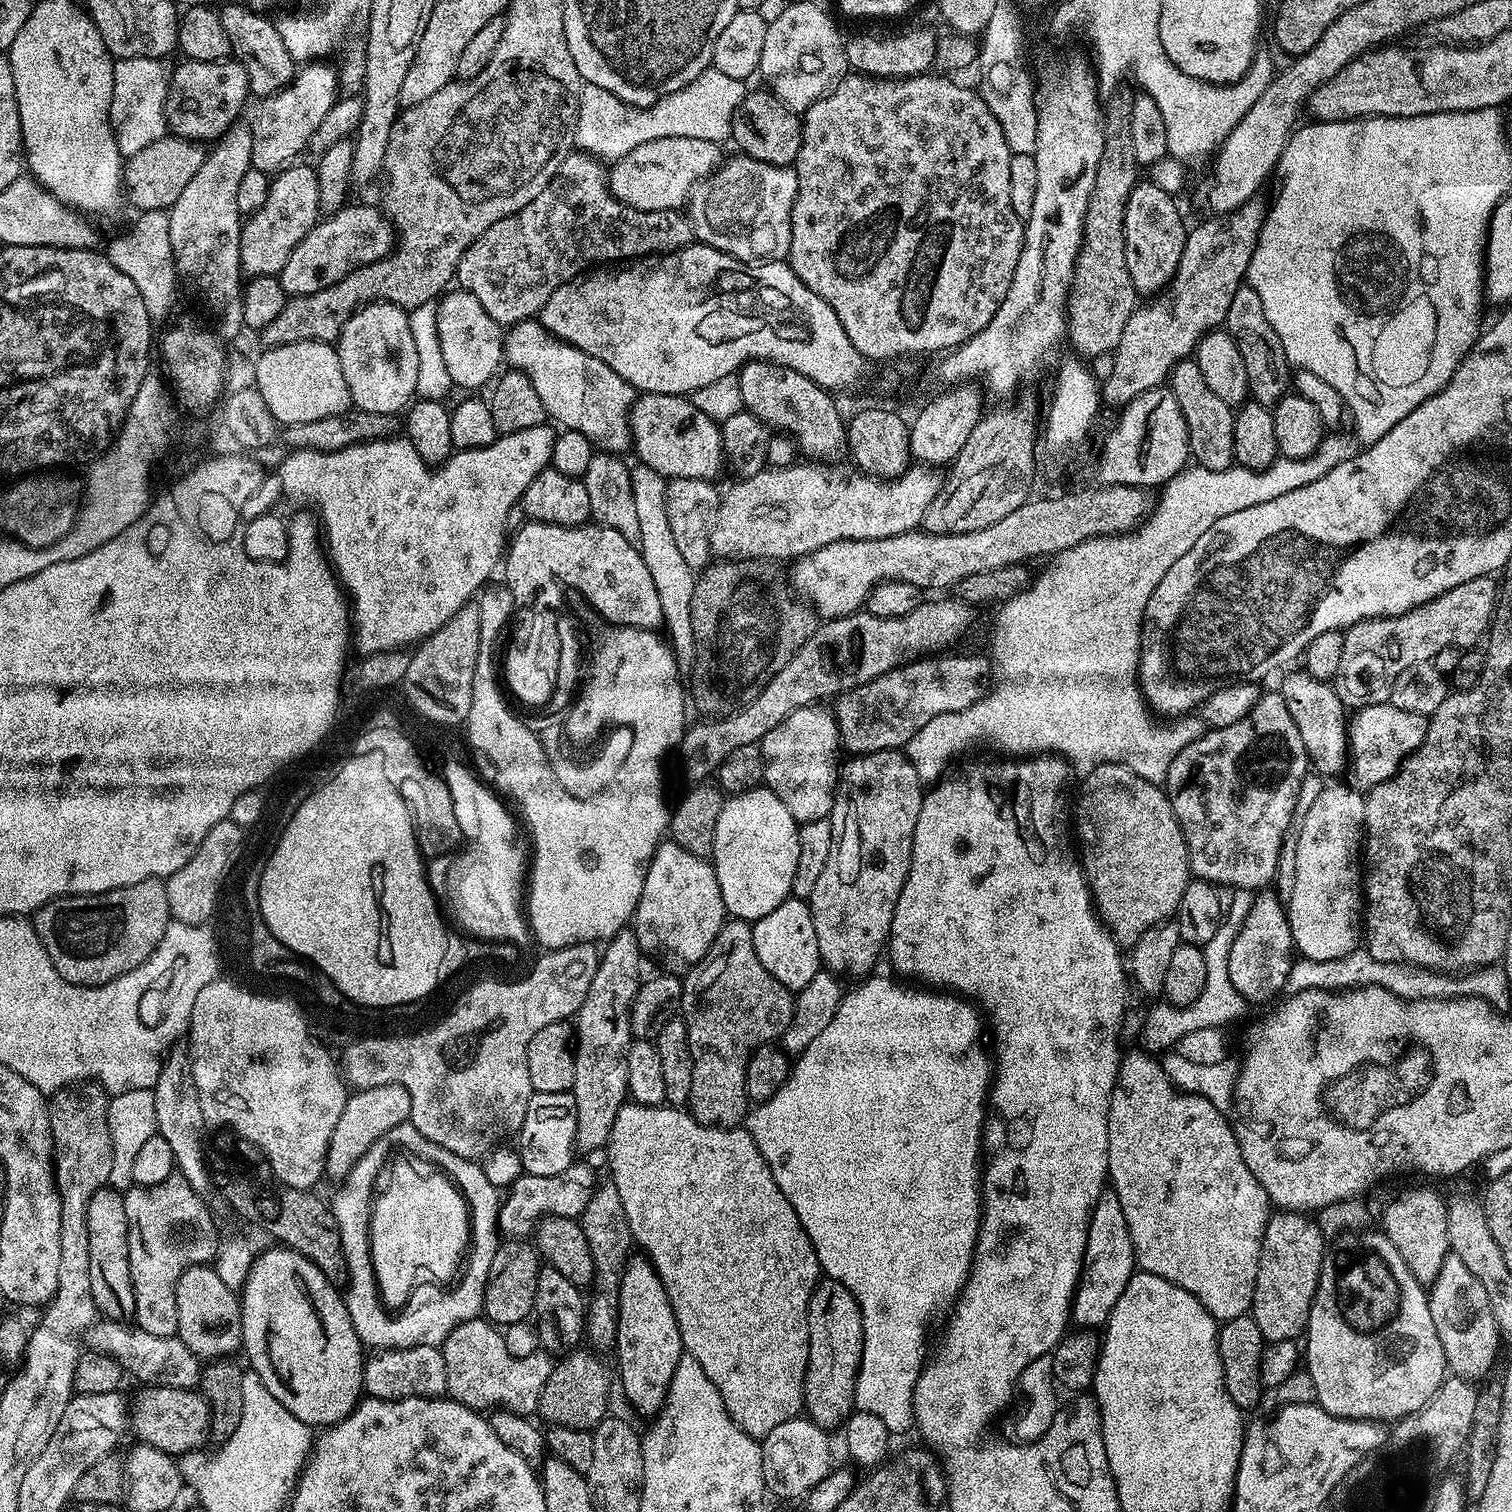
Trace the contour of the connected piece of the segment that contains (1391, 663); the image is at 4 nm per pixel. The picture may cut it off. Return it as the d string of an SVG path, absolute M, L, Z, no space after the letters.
M1479 576L1470 582L1462 582L1462 586L1454 586L1454 590L1446 590L1438 594L1430 602L1418 606L1401 616L1379 616L1373 620L1360 620L1352 624L1344 632L1342 658L1338 661L1338 672L1334 687L1338 698L1344 703L1345 709L1355 710L1371 704L1387 704L1392 689L1392 680L1415 664L1427 664L1444 647L1468 650L1481 643L1492 623L1492 613L1496 611L1498 584L1492 576Z

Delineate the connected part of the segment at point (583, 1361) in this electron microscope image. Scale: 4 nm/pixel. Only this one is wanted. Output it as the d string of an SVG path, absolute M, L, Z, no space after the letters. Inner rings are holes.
M573 1350L563 1357L564 1360L553 1367L550 1378L542 1390L542 1398L538 1416L545 1425L570 1427L574 1430L591 1430L609 1415L608 1399L614 1392L614 1372L599 1360L597 1353L592 1350L580 1352Z

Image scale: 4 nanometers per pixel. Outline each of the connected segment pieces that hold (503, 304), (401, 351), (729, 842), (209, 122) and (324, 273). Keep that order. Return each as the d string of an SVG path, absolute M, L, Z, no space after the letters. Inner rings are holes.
M573 150L558 166L554 178L522 210L494 222L462 254L456 267L455 283L463 291L474 294L486 309L486 314L501 326L521 324L540 315L540 309L566 282L587 273L593 266L608 266L613 262L627 262L645 256L662 256L666 252L679 252L693 243L692 223L680 210L634 210L621 200L615 200L608 188L606 168L597 157L583 150Z
M384 300L364 305L342 326L340 339L335 341L334 347L342 362L342 374L346 374L346 386L350 386L352 403L359 411L396 414L399 408L400 411L407 409L416 396L418 353L414 350L414 338L410 335L410 322L405 309Z
M767 786L751 788L745 792L738 792L729 795L724 801L722 810L718 814L718 826L714 826L714 846L710 863L718 878L718 890L722 890L722 902L724 911L729 917L738 920L755 922L758 918L766 918L770 910L775 910L777 906L782 906L782 902L792 896L792 883L794 882L794 870L798 870L798 834L800 833L796 819L786 810L786 806L778 799L778 794L774 794Z
M181 59L181 64L171 69L168 97L164 113L168 119L171 135L181 136L193 142L215 142L223 136L231 124L241 119L240 111L250 100L248 75L240 61L189 60Z
M349 203L321 219L308 231L306 238L294 246L294 254L286 258L286 266L278 273L282 290L288 297L314 294L334 282L342 282L346 274L389 256L394 247L394 224L379 207Z

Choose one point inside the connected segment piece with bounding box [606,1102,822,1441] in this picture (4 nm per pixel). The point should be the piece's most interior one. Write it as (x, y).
(703, 1204)

